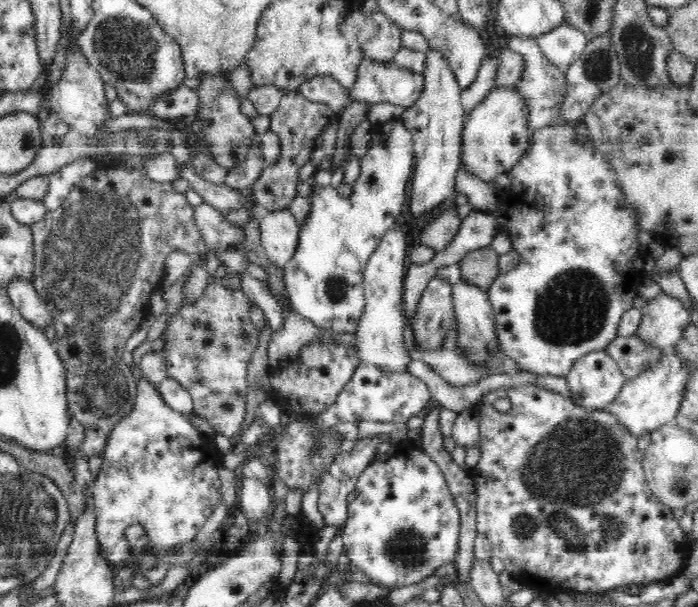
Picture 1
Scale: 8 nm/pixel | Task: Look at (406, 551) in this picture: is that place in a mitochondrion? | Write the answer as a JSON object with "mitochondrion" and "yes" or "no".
{"mitochondrion":"yes"}

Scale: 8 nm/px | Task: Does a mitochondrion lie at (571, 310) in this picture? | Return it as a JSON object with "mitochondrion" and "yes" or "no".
{"mitochondrion":"yes"}

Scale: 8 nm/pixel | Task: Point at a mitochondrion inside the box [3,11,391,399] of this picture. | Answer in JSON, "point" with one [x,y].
{"point":[126,48]}

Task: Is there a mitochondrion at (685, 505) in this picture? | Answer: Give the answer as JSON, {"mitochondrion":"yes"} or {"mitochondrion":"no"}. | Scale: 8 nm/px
{"mitochondrion":"no"}

